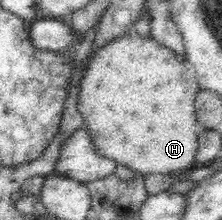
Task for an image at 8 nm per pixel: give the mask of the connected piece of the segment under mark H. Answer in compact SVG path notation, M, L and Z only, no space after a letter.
M131 30L130 32L121 34L119 38L113 38L111 42L105 42L105 46L101 46L99 50L95 50L91 54L91 58L88 58L83 63L83 74L81 74L81 82L79 82L79 90L77 92L77 106L79 107L79 112L83 115L83 128L89 133L89 137L92 139L93 145L100 156L109 158L117 164L127 166L138 174L141 174L141 176L148 174L169 175L189 170L196 164L195 156L197 155L198 148L198 133L201 128L195 118L194 102L199 91L200 88L198 87L196 77L191 78L191 76L187 75L185 58L181 58L172 50L162 46L160 42L156 42L151 36L138 34Z

